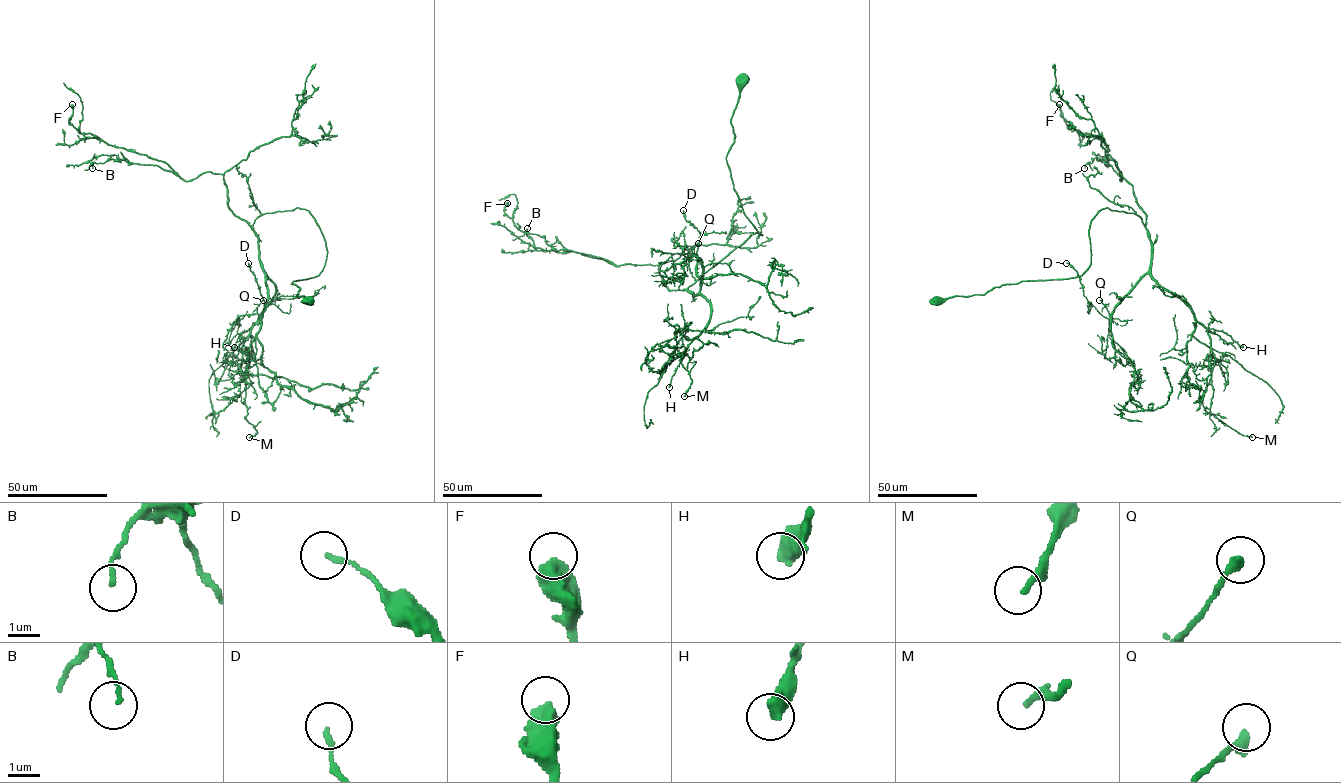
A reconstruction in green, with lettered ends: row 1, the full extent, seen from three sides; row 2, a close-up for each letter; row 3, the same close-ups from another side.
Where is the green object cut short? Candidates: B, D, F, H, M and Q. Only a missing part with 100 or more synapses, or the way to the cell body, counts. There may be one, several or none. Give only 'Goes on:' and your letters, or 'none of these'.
Goes on: none of these

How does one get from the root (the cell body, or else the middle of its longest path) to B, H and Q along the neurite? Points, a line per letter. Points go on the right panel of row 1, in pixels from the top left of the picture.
B: (936, 302), (1080, 276), (1101, 209), (1136, 214), (1145, 226), (1121, 172), (1121, 181), (1096, 158), (1084, 168)
H: (936, 302), (1080, 276), (1090, 263), (1091, 221), (1108, 208), (1141, 219), (1151, 276), (1208, 329), (1243, 347)
Q: (936, 302), (1079, 277), (1090, 263), (1096, 213), (1136, 214), (1151, 267), (1111, 317), (1099, 300)

